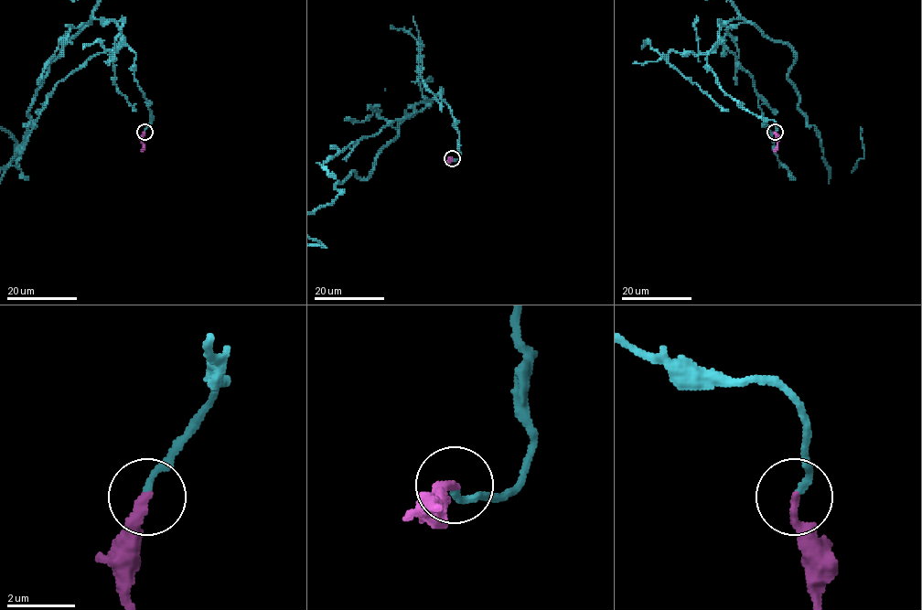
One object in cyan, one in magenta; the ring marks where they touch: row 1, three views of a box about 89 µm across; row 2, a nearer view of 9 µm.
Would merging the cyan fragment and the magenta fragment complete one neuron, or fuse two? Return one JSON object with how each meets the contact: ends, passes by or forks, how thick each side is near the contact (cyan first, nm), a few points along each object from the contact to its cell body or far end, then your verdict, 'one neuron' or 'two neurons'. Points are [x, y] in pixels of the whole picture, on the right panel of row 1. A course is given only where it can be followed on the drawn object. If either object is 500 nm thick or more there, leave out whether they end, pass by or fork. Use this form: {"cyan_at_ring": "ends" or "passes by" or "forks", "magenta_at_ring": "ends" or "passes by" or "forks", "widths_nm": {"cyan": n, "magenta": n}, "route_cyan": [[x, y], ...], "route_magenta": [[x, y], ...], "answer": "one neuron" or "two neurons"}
{"cyan_at_ring": "ends", "magenta_at_ring": "ends", "widths_nm": {"cyan": 180, "magenta": 280}, "route_magenta": [[775, 132], [777, 146], [773, 149]], "answer": "one neuron"}

